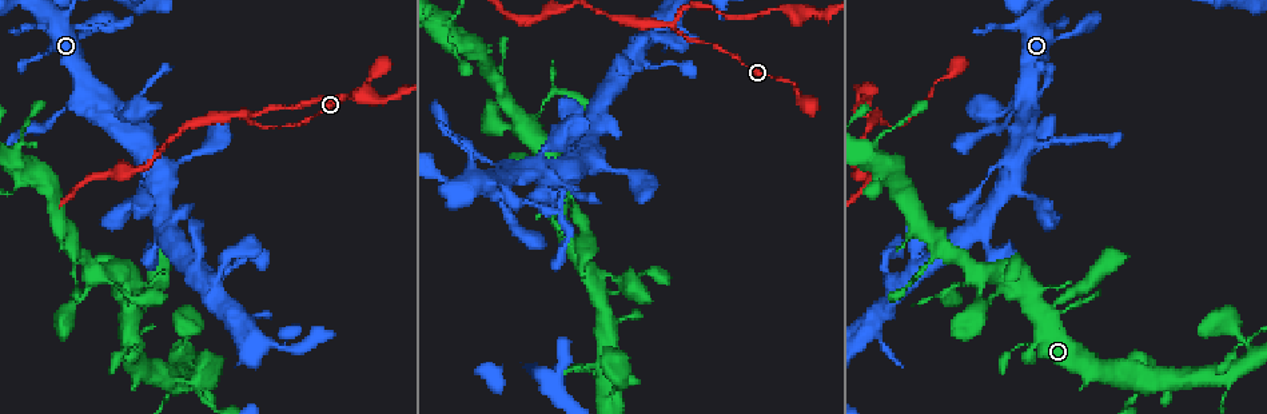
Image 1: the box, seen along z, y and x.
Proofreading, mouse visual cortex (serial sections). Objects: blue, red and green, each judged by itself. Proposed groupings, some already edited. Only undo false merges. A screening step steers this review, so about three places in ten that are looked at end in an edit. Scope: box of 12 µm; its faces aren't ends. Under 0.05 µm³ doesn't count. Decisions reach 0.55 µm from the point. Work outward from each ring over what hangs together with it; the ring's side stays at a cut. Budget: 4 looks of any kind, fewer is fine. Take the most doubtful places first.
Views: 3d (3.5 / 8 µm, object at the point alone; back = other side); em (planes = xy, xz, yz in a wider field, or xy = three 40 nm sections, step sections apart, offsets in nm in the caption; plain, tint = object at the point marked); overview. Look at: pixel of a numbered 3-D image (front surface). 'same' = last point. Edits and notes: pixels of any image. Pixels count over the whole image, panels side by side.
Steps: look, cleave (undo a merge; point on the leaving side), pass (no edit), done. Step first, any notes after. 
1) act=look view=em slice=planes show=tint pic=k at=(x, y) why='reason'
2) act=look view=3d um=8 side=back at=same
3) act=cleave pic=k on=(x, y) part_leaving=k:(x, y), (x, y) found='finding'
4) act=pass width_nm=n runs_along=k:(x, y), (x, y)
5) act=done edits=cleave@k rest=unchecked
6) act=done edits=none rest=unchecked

act=look view=3d um=3.5 pic=1 at=(672, 27) why='sharp bend'

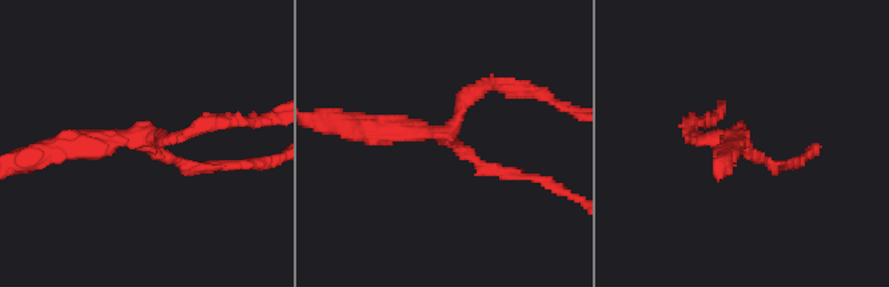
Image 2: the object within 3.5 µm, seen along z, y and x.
act=look view=em slice=xy step=1 show=tint pic=2 at=(443, 133) arms=3 arm_widths_nm=150,150,300

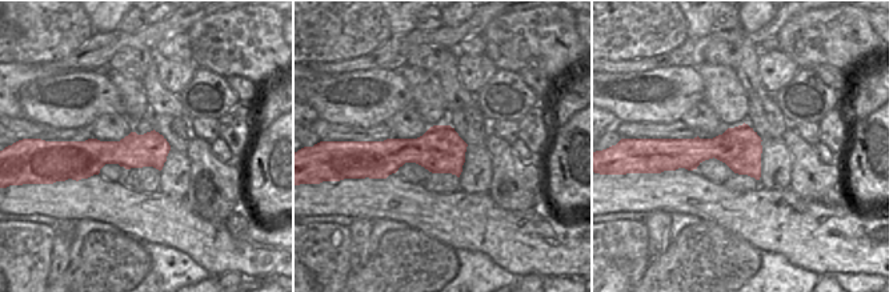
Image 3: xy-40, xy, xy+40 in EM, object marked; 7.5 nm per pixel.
act=pass width_nm=360 runs_along=2:(513, 175), (442, 134), (353, 123) found='continuous, no second cell'

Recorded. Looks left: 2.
act=look view=3d um=3.5 pic=1 at=(1014, 111) why='narrows sharply'

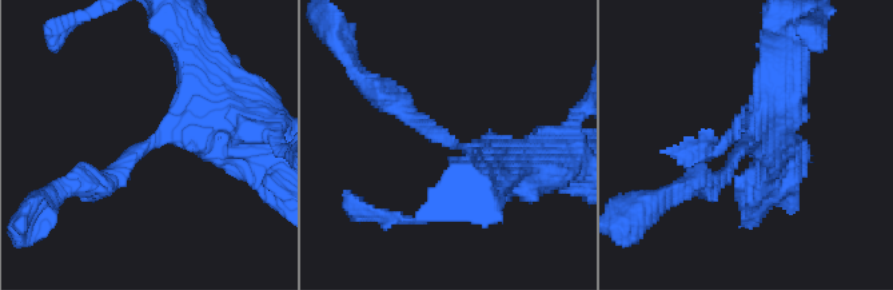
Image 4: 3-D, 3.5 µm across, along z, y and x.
act=look view=em slice=xy step=5 show=tint pic=4 at=(453, 145) arm_widths_nm=200,500 why='shape alone is not enough'

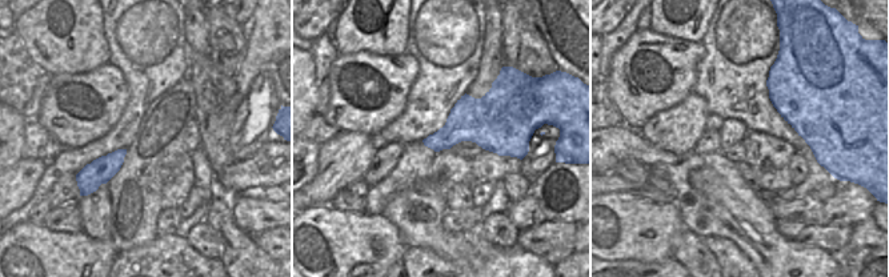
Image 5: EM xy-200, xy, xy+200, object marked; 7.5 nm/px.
act=cleave pic=4 on=(127, 161) part_leaving=4:(162, 139), (104, 183), (63, 187) found='two cells meet here'

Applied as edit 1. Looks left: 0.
act=done edits=cleave@4 rest=unchecked

